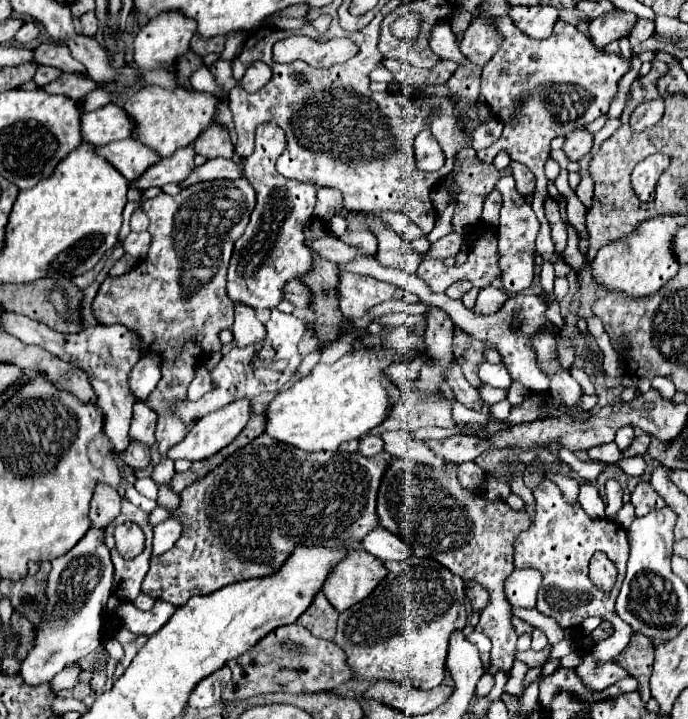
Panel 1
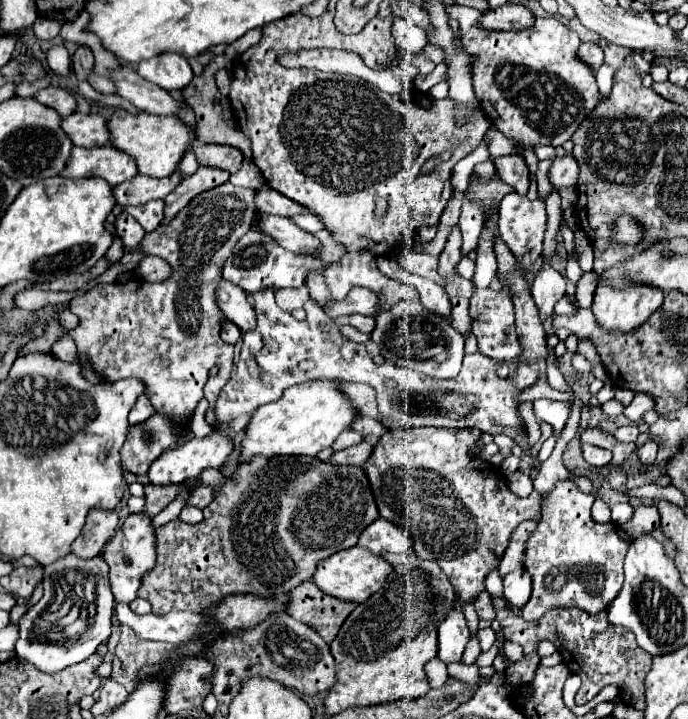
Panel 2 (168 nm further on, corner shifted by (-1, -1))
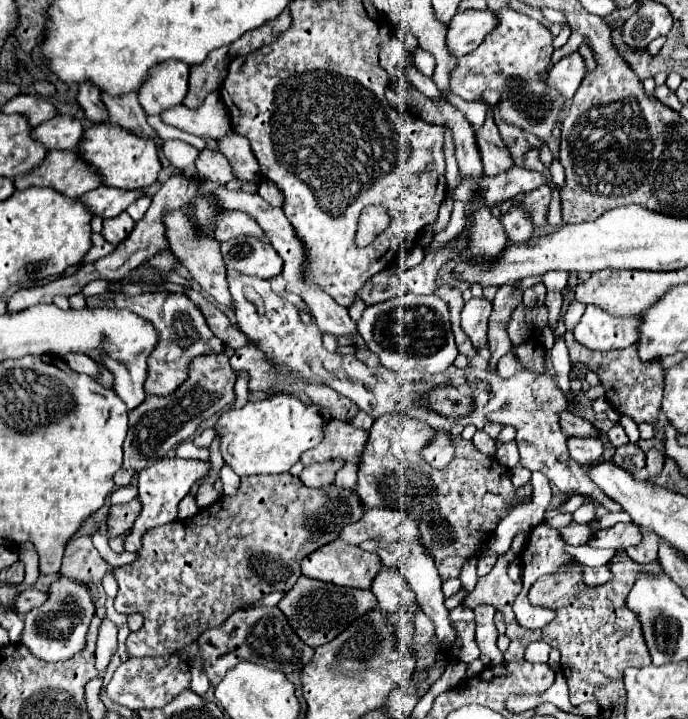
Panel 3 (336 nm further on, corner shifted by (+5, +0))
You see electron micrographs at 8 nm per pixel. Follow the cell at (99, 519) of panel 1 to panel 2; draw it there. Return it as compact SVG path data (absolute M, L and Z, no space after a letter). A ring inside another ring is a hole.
M91 508L87 516L87 524L83 526L83 532L73 542L73 554L81 558L93 558L101 552L105 542L115 534L119 524L119 516L115 510L103 510L103 508Z

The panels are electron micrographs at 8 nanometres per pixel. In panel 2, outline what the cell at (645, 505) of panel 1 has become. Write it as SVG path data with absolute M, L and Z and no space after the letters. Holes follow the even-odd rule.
M639 504L635 510L635 516L627 524L621 526L621 532L623 532L621 536L625 540L633 540L643 532L657 530L659 524L661 524L661 516L657 512L657 506L655 504Z

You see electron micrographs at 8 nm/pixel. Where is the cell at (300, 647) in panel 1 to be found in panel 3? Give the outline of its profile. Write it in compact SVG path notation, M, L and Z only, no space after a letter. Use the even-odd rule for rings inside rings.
M279 607L239 609L221 627L205 631L197 643L199 643L197 657L205 659L205 671L211 685L217 685L225 677L225 671L241 661L251 661L275 671L293 673L301 671L303 665L307 665L313 659L313 649L291 631Z

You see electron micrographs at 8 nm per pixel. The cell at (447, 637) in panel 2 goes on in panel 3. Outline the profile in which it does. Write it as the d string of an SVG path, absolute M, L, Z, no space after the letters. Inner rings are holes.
M419 539L413 543L411 553L405 561L405 577L411 585L411 589L417 595L417 601L423 609L423 613L433 621L435 633L439 639L439 647L453 645L455 631L451 629L449 611L443 605L443 593L441 593L441 577L437 573L433 555L419 543Z

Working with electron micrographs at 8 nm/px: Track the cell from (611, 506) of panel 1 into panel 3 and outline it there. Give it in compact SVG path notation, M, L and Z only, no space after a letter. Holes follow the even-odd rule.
M561 411L559 413L559 425L563 427L563 433L565 435L575 435L575 437L583 437L583 435L591 435L591 437L597 437L599 431L593 427L593 423L589 423L587 419L579 417L579 415L573 415L571 411Z

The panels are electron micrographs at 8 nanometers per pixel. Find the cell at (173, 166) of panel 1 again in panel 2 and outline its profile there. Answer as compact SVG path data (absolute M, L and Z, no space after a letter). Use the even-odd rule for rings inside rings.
M175 170L167 178L151 178L151 176L135 176L125 180L123 184L113 188L113 196L121 206L139 206L155 198L165 198L173 188L177 188L177 180L183 180L183 172Z

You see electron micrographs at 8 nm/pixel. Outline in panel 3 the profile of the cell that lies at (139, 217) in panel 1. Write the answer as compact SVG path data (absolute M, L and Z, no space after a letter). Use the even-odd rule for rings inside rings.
M141 195L133 205L129 205L129 207L127 207L127 213L131 215L131 219L133 219L133 221L139 221L139 219L143 219L145 211L149 209L149 203L151 203L151 197Z

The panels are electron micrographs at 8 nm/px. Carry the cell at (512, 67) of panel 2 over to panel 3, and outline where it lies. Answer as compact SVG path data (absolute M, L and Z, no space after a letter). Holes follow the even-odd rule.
M509 7L495 11L495 15L495 29L487 33L479 49L463 55L455 65L455 71L451 71L451 91L465 101L475 101L485 89L495 89L501 93L499 109L507 123L513 123L539 139L547 139L551 137L557 117L567 107L565 99L561 99L555 89L549 89L545 81L539 81L539 73L545 71L551 61L553 37L539 21Z

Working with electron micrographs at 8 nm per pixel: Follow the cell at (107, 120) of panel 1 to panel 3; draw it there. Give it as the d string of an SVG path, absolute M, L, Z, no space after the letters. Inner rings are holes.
M57 115L47 123L41 123L33 129L33 139L43 143L45 149L59 149L59 151L73 151L79 145L83 135L83 127L77 119L69 115Z

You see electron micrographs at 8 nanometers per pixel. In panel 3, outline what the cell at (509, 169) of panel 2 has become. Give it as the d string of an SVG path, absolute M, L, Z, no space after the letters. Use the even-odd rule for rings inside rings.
M487 105L487 117L485 123L475 129L475 139L479 143L479 155L483 159L483 173L485 175L499 175L513 167L513 159L499 137L497 125L493 123L493 111L491 105Z

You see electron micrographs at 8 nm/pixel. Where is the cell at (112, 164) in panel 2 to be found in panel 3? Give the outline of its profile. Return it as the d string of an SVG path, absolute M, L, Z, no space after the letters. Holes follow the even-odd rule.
M49 151L43 163L13 179L15 189L51 187L65 197L79 197L101 185L101 177L93 167L77 159L75 151Z

